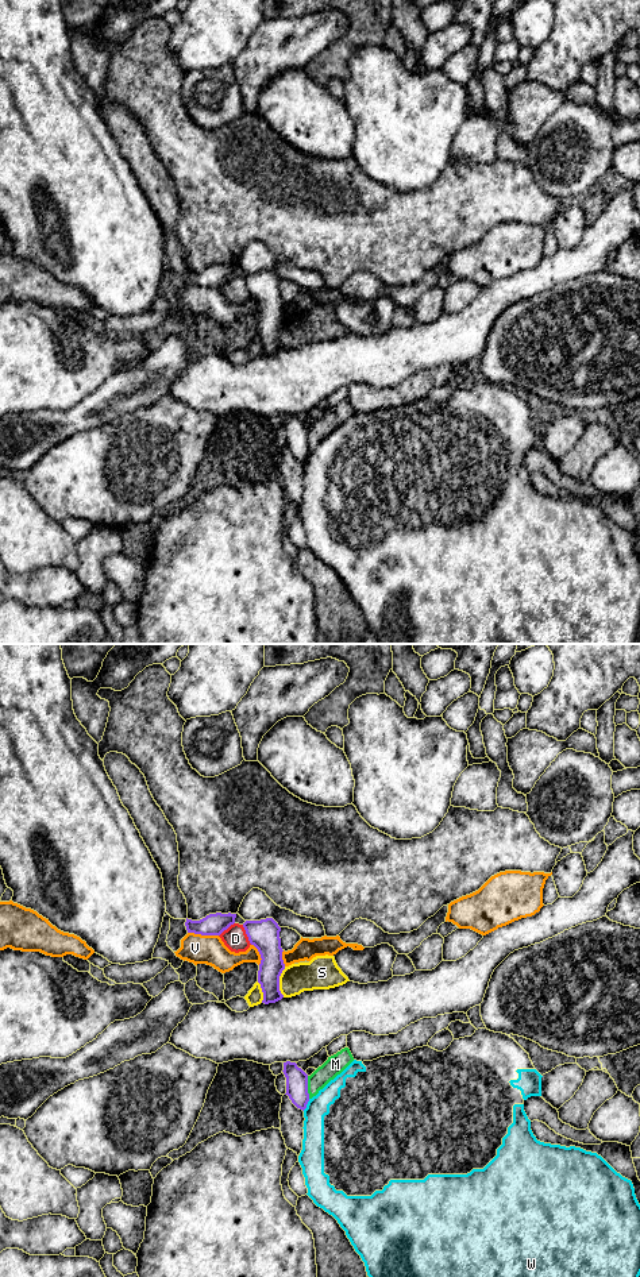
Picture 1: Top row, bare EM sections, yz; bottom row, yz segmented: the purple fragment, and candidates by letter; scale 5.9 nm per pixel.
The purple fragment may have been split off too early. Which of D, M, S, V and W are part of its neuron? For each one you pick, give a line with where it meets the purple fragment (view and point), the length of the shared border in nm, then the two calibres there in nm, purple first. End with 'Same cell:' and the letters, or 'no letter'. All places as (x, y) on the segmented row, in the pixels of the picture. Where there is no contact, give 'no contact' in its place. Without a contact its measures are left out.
Same cell: no letter

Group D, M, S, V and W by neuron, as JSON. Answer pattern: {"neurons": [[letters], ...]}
{"neurons": [["D"], ["M"], ["S"], ["V"], ["W"]]}

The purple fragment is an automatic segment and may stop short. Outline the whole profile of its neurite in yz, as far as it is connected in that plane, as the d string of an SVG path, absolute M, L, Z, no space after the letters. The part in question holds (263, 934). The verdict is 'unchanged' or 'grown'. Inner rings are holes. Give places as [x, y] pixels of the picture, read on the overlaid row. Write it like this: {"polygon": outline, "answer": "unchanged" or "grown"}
{"polygon": "M273 918L246 921L243 923L251 945L261 954L258 983L263 992L262 1003L275 1003L284 998L279 991L279 976L285 969L279 931L281 927Z", "answer": "unchanged"}

